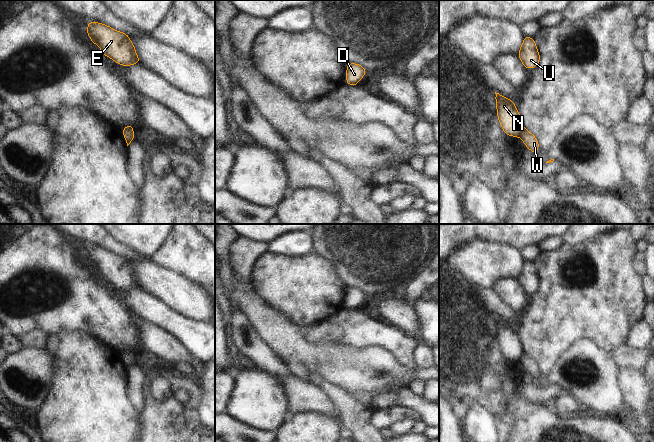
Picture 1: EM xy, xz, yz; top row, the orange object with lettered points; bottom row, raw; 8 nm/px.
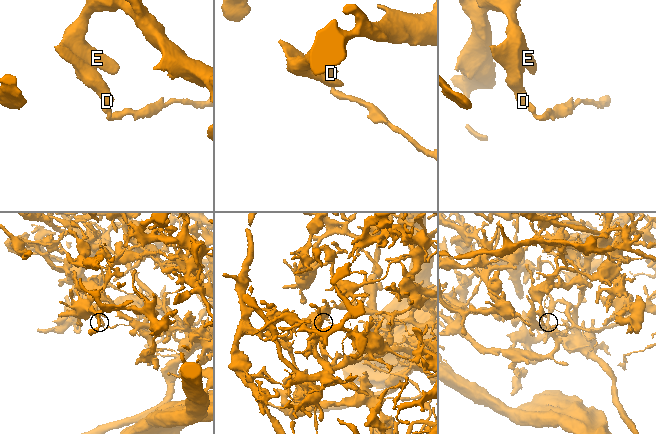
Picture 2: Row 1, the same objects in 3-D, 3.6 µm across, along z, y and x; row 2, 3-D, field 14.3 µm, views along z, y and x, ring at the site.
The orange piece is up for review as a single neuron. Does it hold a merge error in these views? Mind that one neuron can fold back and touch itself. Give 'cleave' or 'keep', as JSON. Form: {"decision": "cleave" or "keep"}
{"decision": "cleave"}

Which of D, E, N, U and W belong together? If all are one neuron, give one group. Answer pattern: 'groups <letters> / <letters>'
groups D E N U / W

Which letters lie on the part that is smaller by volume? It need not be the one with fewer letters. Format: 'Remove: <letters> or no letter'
Remove: W

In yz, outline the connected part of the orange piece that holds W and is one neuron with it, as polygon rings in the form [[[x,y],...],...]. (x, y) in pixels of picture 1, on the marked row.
[[[523,128],[520,138],[523,144],[532,152],[532,154],[536,154],[538,152],[540,148],[539,141],[530,131]]]

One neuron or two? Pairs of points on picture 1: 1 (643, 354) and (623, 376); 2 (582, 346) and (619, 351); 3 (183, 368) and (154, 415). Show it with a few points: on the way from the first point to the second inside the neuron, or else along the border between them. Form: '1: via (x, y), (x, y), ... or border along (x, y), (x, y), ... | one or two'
1: border along (618, 365), (632, 365), (640, 370) | two
2: border along (609, 353), (617, 366) | two
3: border along (177, 369), (182, 374), (197, 380) | two

